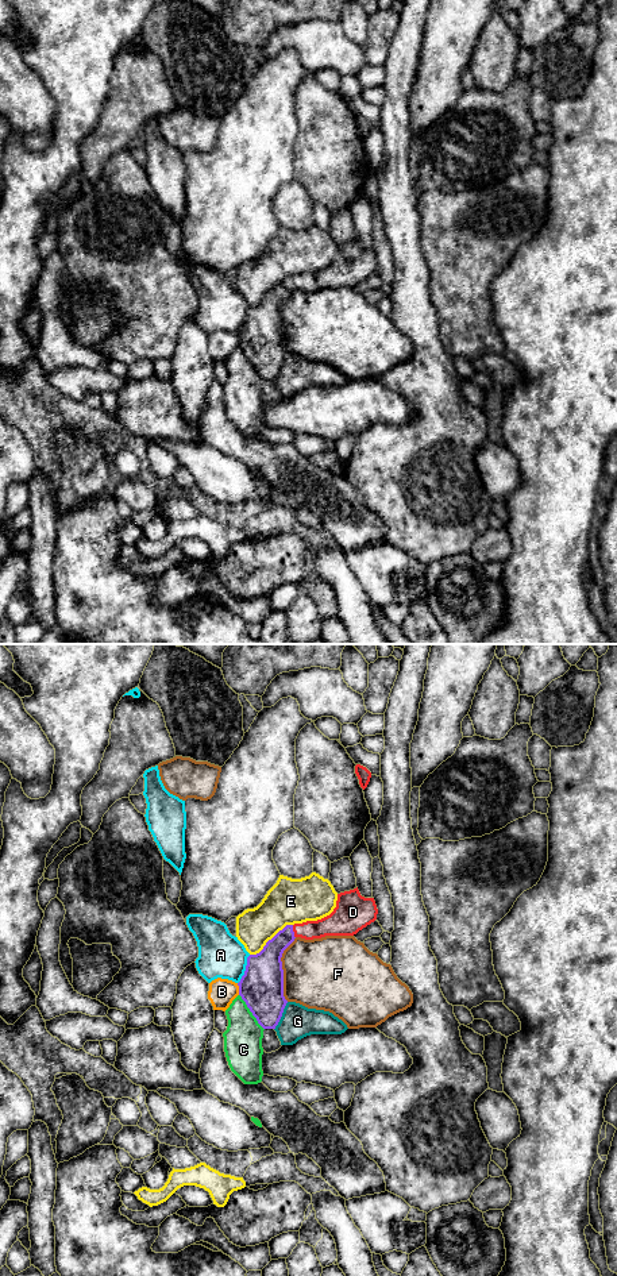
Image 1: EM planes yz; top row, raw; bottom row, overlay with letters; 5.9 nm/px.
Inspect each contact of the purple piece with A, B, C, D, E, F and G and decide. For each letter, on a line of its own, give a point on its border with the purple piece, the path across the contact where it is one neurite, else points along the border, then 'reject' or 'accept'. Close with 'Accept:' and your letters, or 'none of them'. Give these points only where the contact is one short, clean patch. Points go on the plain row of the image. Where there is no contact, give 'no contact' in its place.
A: yz (246, 322) | reject
B: yz (239, 340) | reject
C: yz (250, 362) | along yz (239, 346), (263, 381) | reject
D: yz (293, 284) | across yz (266, 316), (272, 304), (293, 284), (319, 281), (334, 276) | accept
E: yz (272, 290) | reject
F: yz (282, 322) | reject
G: yz (281, 367) | reject
Accept: D

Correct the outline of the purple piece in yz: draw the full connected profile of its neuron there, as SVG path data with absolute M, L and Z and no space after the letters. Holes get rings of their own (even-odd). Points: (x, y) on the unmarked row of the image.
M358 239L338 246L333 263L317 273L286 277L263 301L247 309L239 347L263 381L275 381L288 352L284 348L282 305L296 289L354 288L377 271L374 250L360 247Z

